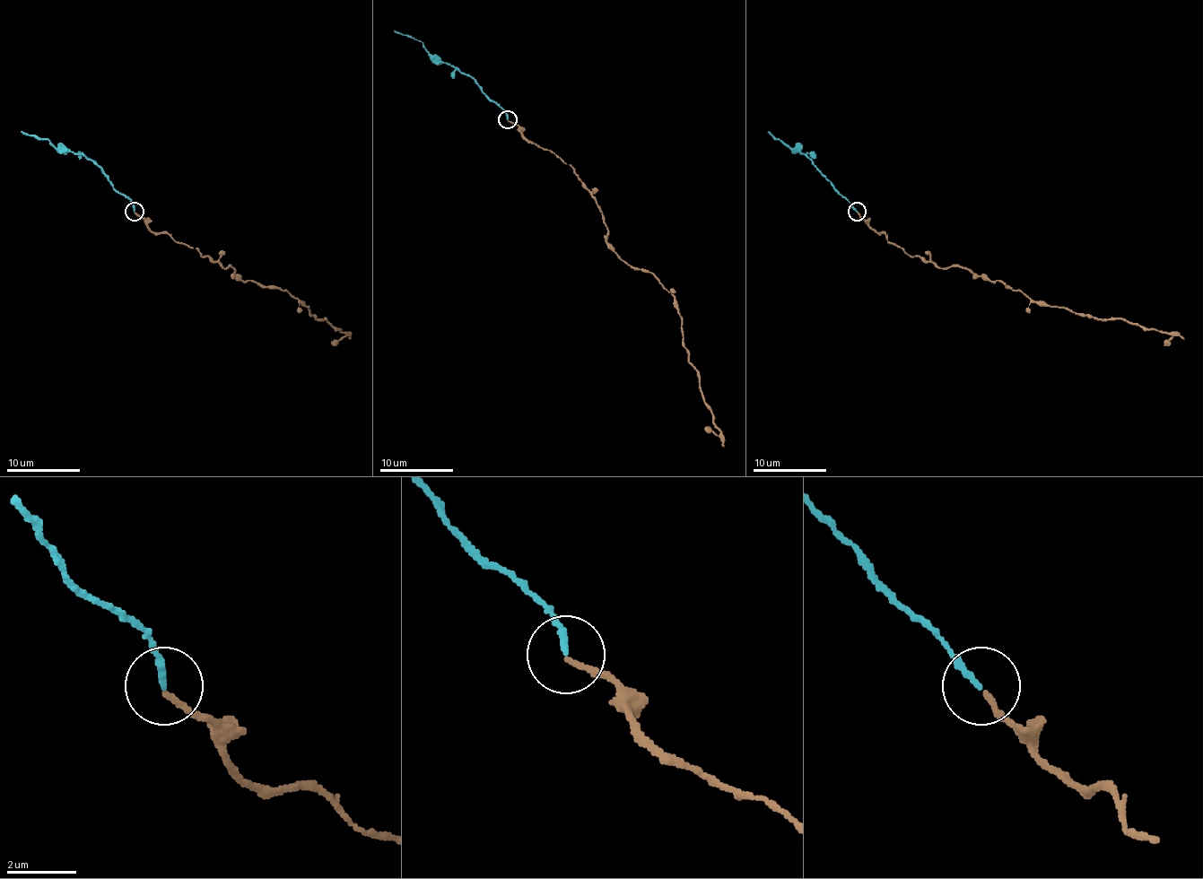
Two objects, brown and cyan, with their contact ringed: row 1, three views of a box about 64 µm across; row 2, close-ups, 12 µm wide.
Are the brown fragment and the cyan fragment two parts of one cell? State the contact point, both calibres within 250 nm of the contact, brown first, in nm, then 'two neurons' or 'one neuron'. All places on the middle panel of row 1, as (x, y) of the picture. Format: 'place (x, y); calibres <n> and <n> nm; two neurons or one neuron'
place (508, 119); calibres 150 and 180 nm; one neuron

